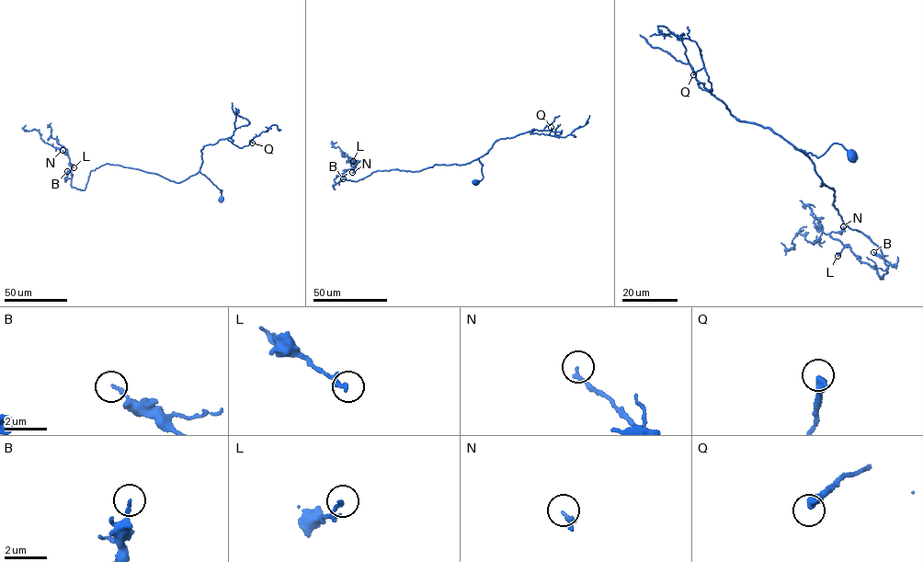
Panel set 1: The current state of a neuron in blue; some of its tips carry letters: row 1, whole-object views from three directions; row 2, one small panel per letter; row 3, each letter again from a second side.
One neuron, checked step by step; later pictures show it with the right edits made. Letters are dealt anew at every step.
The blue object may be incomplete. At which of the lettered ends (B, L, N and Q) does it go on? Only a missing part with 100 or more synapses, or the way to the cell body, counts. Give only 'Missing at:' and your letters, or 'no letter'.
Missing at: no letter

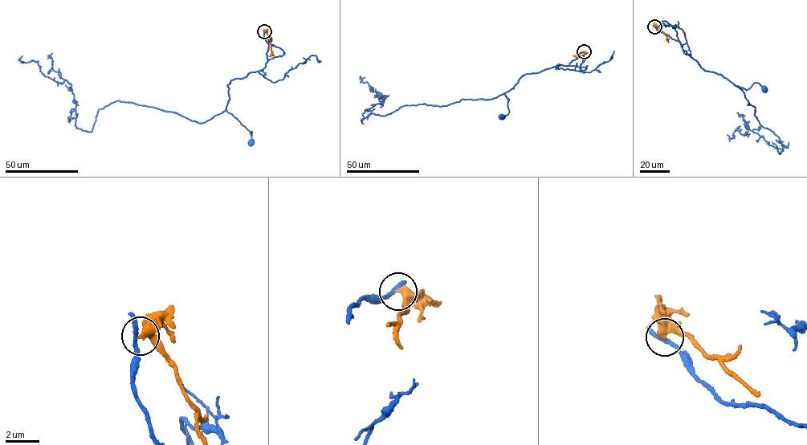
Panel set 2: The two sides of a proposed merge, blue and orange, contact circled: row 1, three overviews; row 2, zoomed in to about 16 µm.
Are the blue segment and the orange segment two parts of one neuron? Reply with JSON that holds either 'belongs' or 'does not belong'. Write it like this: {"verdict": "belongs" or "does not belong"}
{"verdict": "does not belong"}

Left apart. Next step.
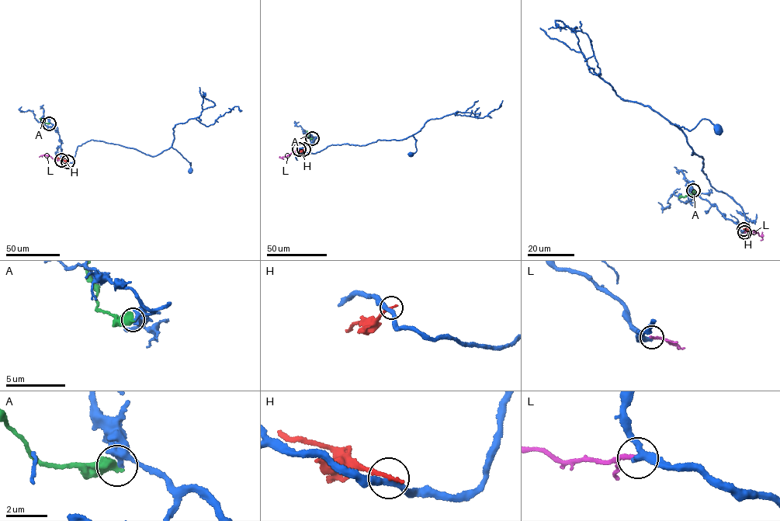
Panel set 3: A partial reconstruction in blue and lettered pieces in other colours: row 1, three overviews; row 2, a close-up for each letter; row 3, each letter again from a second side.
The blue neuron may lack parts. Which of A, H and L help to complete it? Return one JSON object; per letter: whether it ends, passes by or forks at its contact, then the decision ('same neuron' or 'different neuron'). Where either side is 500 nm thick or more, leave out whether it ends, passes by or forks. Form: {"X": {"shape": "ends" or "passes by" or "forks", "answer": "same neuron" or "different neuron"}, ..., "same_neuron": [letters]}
{"A": {"answer": "different neuron"}, "H": {"shape": "ends", "answer": "different neuron"}, "L": {"shape": "ends", "answer": "different neuron"}, "same_neuron": []}

